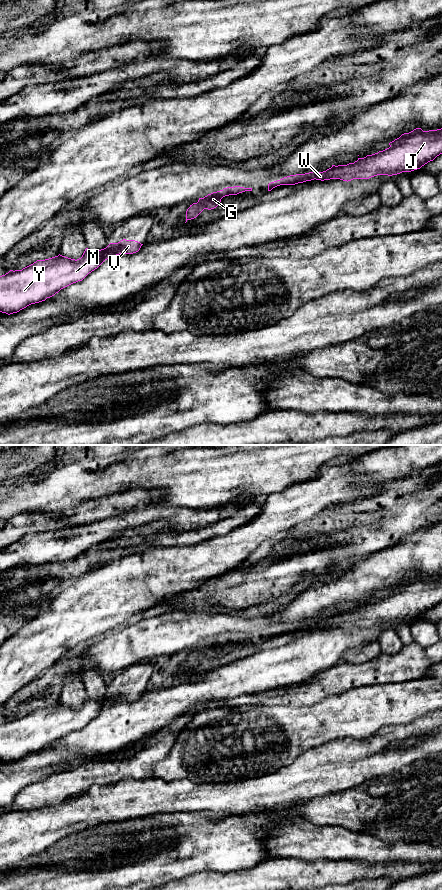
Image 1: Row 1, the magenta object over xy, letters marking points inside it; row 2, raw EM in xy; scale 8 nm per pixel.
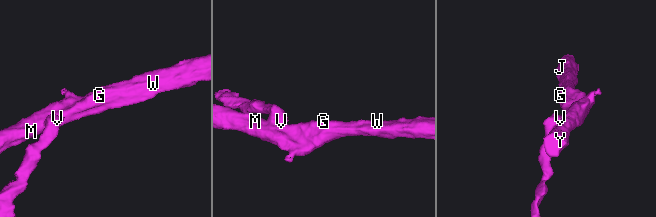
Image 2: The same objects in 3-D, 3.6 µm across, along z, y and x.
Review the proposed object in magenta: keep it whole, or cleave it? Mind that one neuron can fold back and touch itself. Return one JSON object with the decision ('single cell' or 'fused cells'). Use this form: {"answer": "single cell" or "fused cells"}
{"answer": "fused cells"}

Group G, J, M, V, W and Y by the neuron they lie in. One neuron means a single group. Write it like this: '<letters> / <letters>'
G J M W Y / V

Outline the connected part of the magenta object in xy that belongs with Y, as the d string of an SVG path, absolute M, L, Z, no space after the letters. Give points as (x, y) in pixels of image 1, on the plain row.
M107 695L101 698L86 696L77 708L59 702L37 708L22 718L10 718L0 724L0 760L8 763L17 761L82 729L107 708L106 699Z

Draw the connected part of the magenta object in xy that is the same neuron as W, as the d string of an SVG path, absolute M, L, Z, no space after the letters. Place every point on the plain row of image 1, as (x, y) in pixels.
M416 576L389 591L390 595L378 601L358 606L347 613L332 613L323 620L313 619L284 625L268 632L268 639L280 633L295 633L311 628L369 627L377 623L397 623L420 617L442 602L442 576L423 579Z

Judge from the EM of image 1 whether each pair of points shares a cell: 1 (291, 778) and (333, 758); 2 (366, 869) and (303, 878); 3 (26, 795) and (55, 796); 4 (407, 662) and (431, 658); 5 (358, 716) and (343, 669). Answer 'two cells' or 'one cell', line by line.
1: one cell
2: one cell
3: one cell
4: one cell
5: two cells

